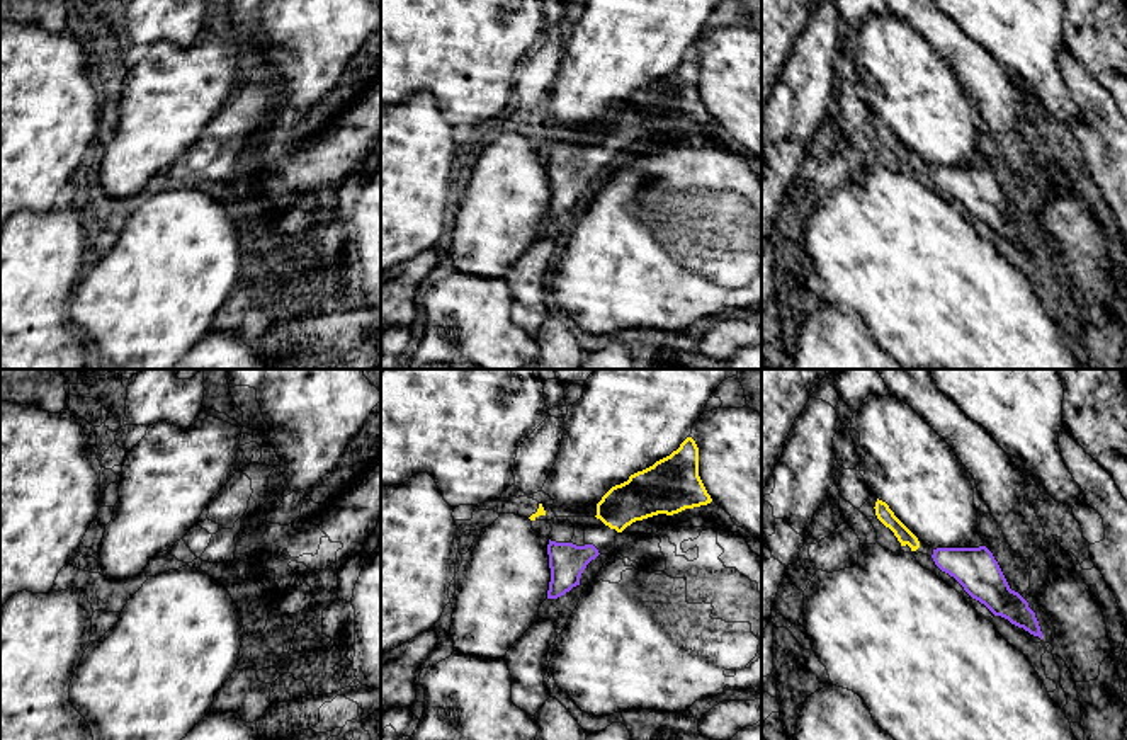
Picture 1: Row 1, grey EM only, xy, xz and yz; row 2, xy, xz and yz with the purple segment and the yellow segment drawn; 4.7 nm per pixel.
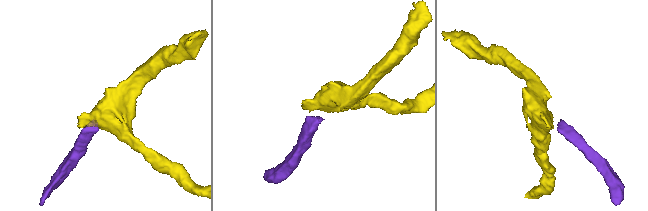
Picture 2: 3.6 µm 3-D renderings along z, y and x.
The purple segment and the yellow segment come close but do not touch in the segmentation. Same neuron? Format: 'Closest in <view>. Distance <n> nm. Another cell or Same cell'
Closest in yz. Distance 70 nm. Same cell

